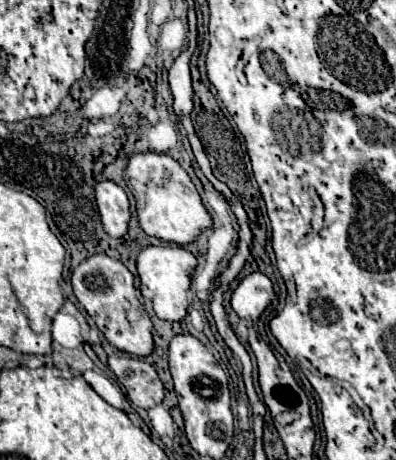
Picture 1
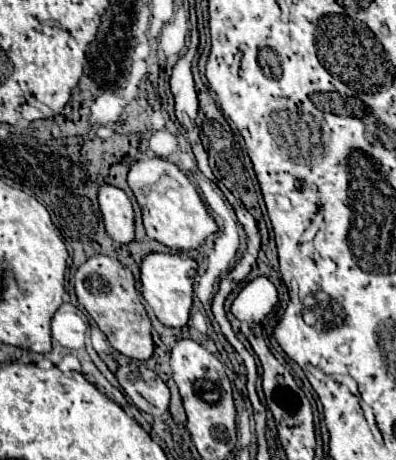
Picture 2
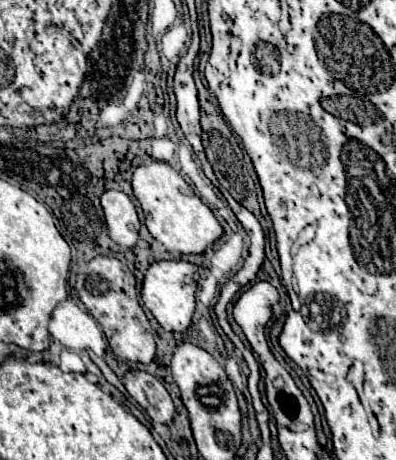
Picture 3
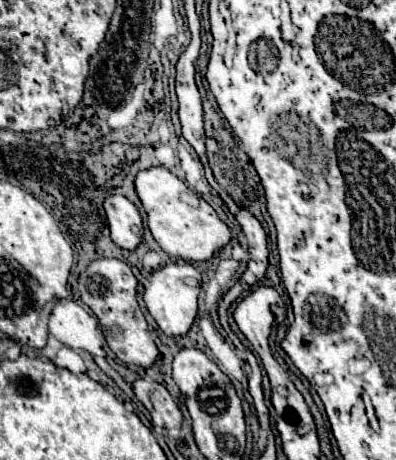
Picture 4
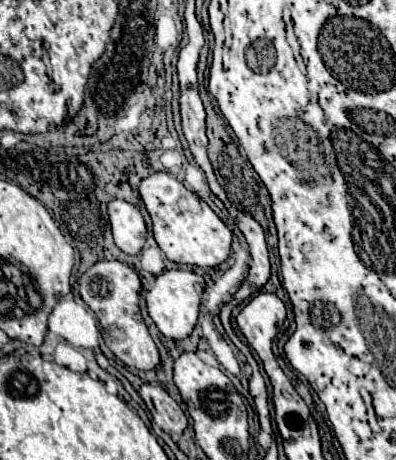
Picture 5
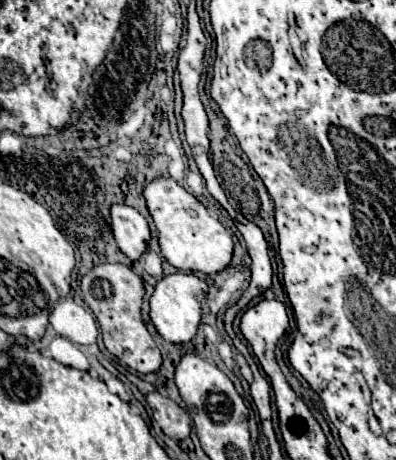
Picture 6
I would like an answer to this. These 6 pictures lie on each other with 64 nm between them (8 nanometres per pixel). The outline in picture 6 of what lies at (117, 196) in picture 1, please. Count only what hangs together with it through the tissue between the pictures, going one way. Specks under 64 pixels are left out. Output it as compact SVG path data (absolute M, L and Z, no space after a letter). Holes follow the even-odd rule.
M112 204L110 218L112 218L112 232L118 248L130 260L138 260L144 254L150 240L146 218L136 208L126 204Z

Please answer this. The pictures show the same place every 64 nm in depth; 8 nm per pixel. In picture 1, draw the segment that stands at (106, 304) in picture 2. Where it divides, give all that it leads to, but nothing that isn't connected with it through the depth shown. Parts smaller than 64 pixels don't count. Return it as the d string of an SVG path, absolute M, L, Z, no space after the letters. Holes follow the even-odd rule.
M94 254L86 258L72 272L72 288L78 302L84 306L84 310L112 346L134 356L148 356L152 352L154 342L150 316L136 298L134 276L120 260L114 260L106 254Z

